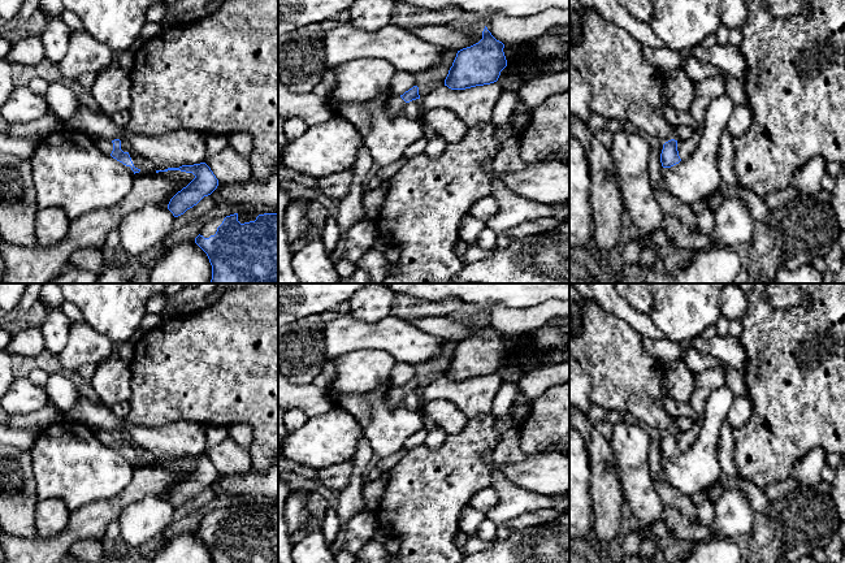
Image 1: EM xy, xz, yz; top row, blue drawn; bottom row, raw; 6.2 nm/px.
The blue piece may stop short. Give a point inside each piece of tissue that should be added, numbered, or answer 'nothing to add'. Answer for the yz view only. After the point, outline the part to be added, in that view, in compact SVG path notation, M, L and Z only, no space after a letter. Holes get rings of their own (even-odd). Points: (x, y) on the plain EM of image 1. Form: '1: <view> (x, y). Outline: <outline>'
1: yz (705, 384). Outline: M711 368L694 376L694 390L689 403L696 412L696 421L688 432L677 432L681 451L685 451L697 438L705 421L706 403L710 395L724 385L725 373L720 368Z

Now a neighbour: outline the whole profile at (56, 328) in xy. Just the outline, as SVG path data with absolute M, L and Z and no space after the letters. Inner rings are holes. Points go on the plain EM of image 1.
M49 309L46 321L40 326L46 350L61 351L68 342L70 320L61 309Z

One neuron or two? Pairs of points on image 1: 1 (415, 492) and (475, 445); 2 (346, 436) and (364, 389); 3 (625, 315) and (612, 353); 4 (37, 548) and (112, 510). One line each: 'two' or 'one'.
1: one
2: two
3: two
4: one

